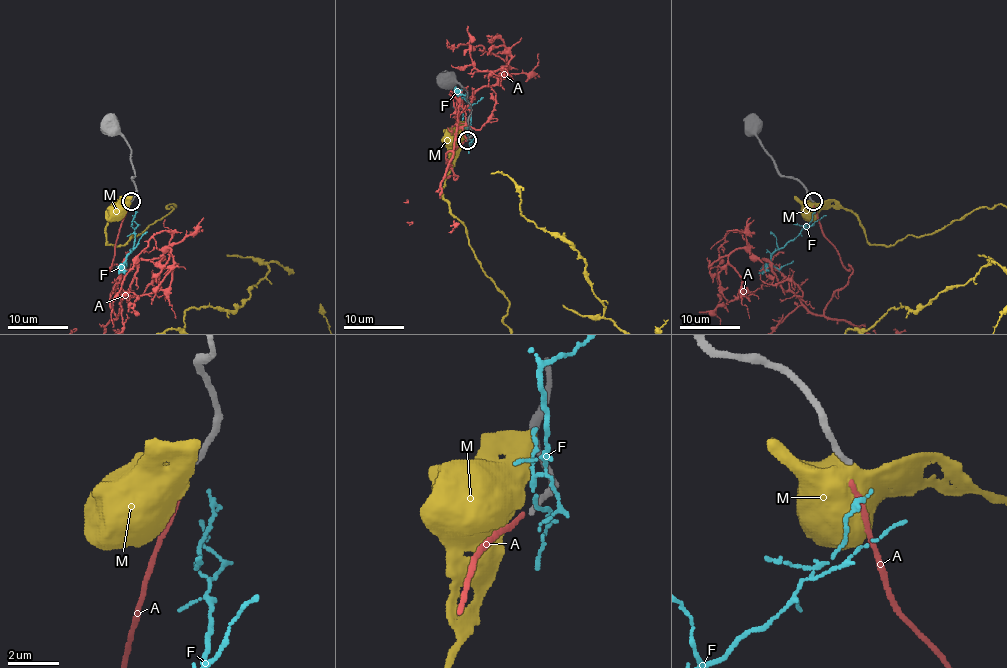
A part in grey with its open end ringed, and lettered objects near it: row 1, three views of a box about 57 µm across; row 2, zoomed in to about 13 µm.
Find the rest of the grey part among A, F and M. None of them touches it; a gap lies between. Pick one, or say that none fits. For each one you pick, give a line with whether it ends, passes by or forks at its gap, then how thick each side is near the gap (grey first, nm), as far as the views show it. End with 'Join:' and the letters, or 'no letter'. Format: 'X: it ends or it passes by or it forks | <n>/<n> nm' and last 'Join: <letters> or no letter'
Join: no letter

